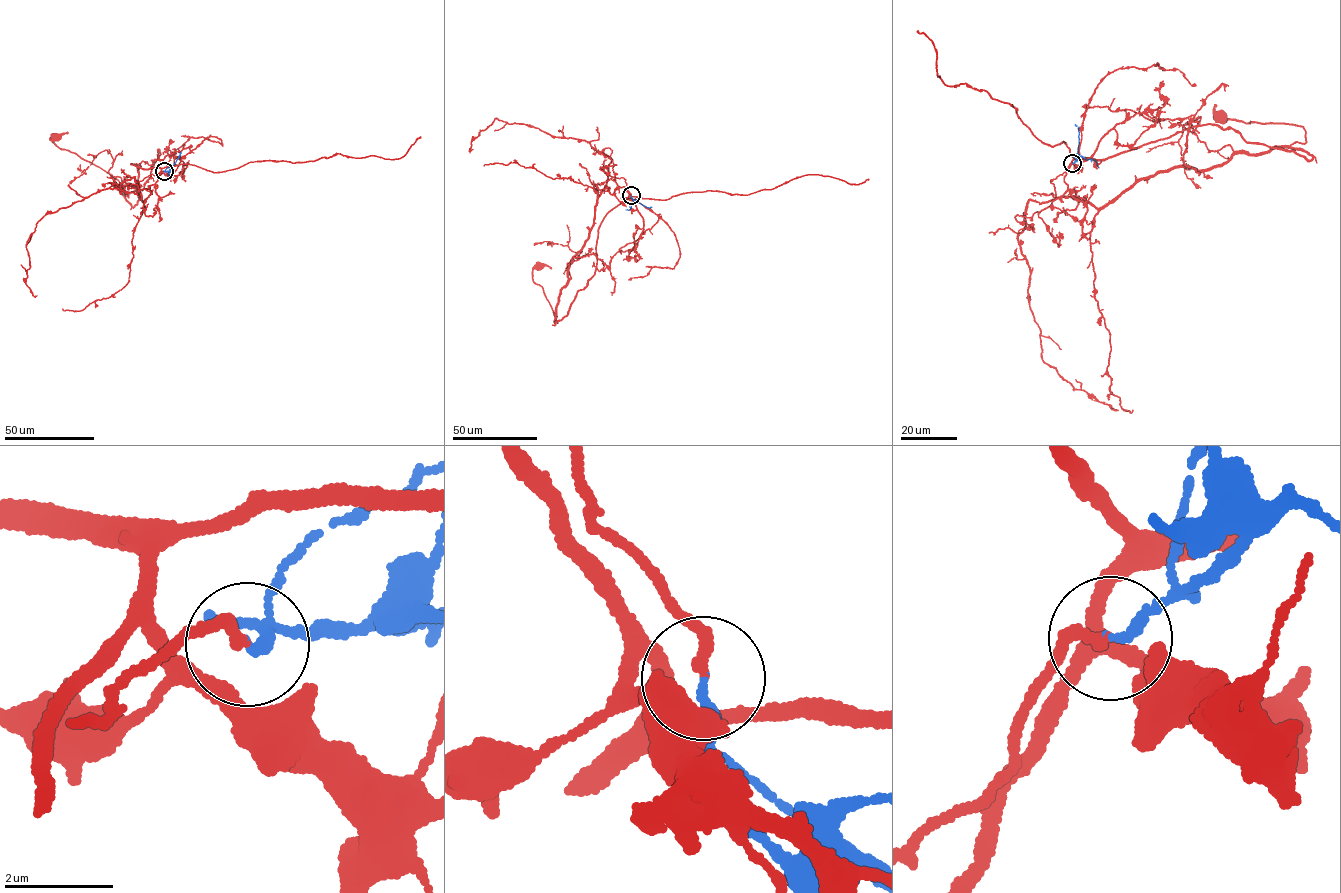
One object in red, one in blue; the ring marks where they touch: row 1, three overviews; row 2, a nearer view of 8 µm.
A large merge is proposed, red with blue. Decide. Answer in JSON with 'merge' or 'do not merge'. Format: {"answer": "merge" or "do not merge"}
{"answer": "merge"}

